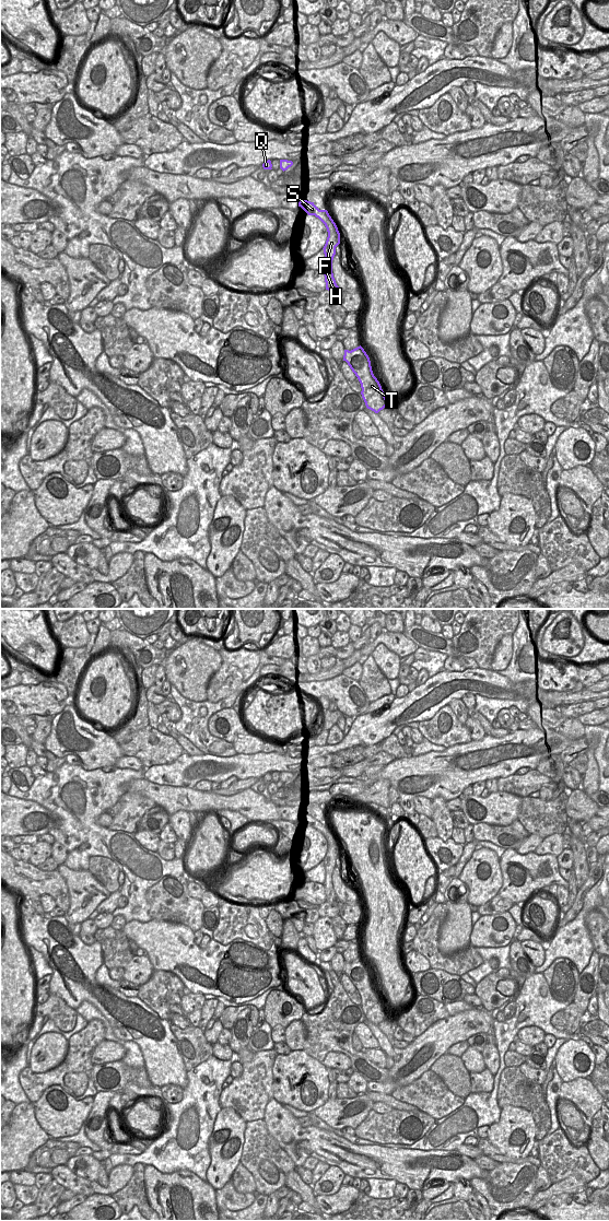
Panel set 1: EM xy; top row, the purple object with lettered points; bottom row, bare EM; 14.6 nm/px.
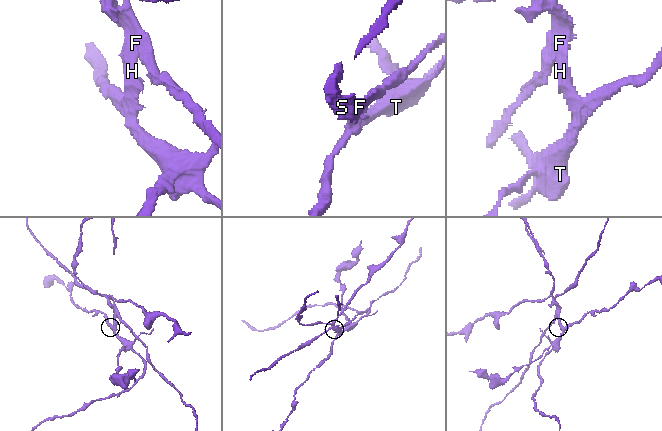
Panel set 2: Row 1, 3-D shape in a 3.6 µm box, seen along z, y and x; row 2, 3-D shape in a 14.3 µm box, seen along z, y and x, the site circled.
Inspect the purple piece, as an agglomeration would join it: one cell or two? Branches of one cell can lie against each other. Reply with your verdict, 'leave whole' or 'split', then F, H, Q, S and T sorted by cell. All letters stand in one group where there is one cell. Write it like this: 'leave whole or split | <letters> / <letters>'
split | F H S T / Q

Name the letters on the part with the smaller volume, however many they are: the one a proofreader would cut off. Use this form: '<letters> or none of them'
Q

